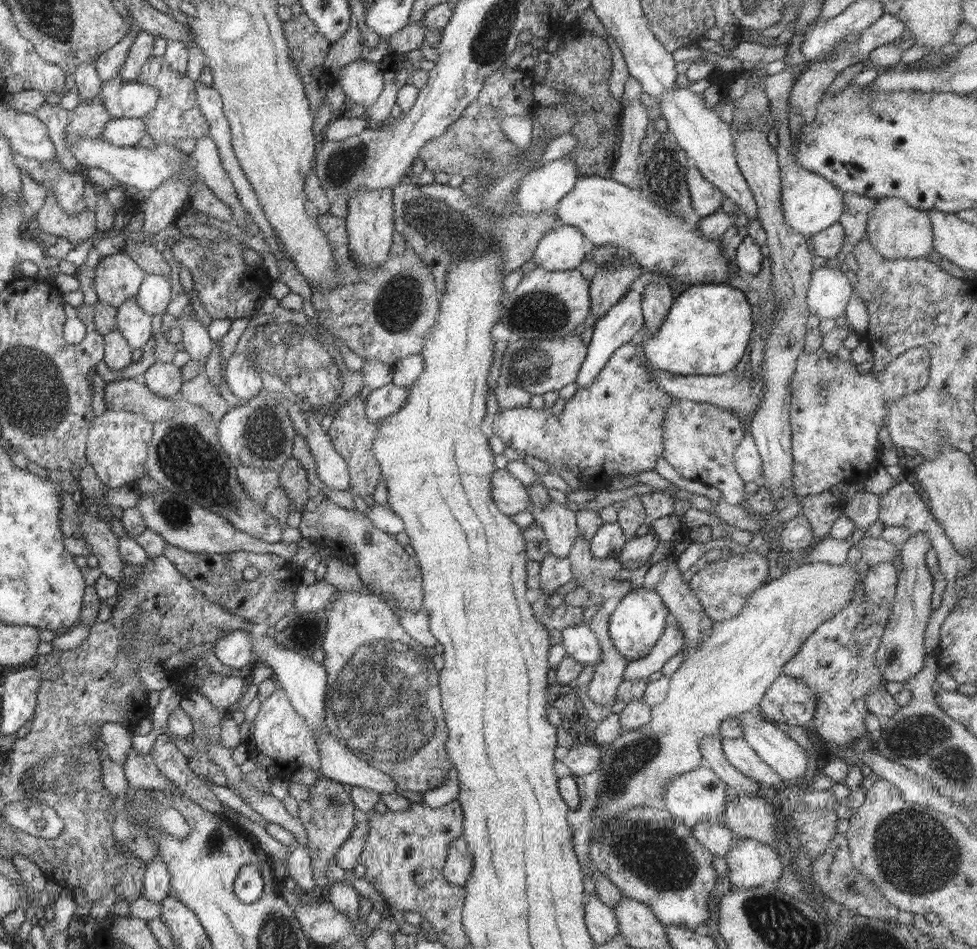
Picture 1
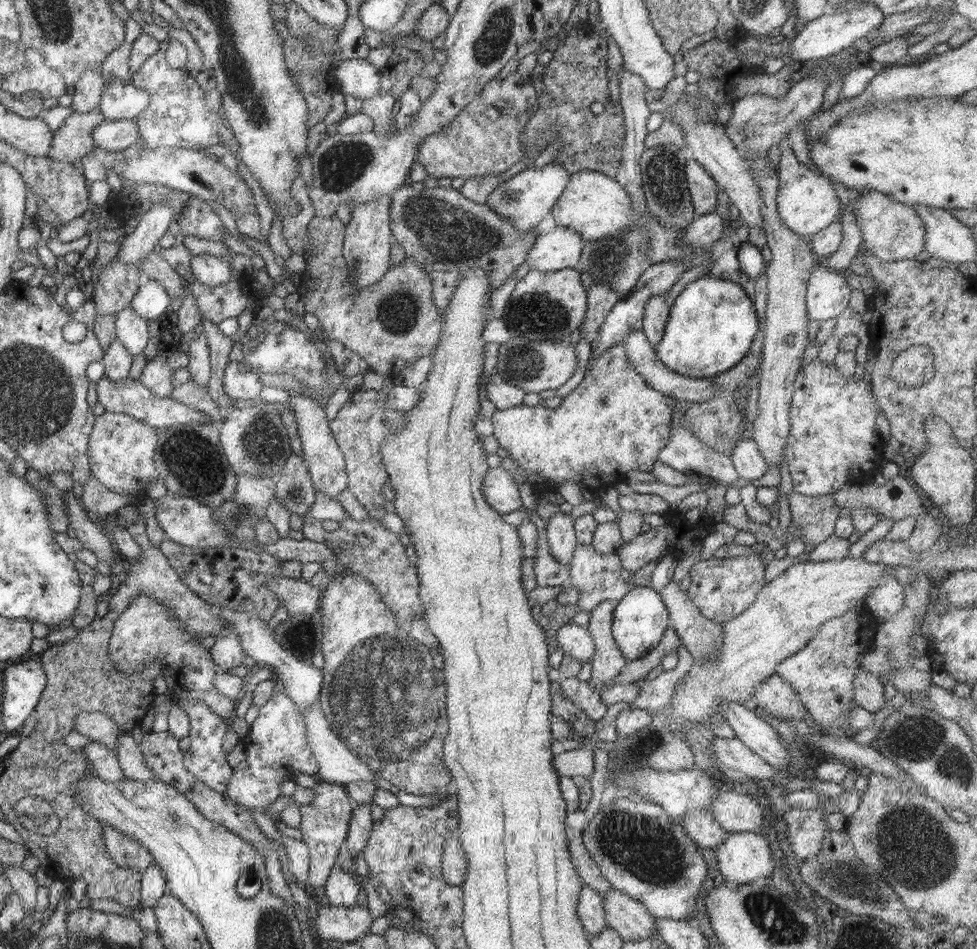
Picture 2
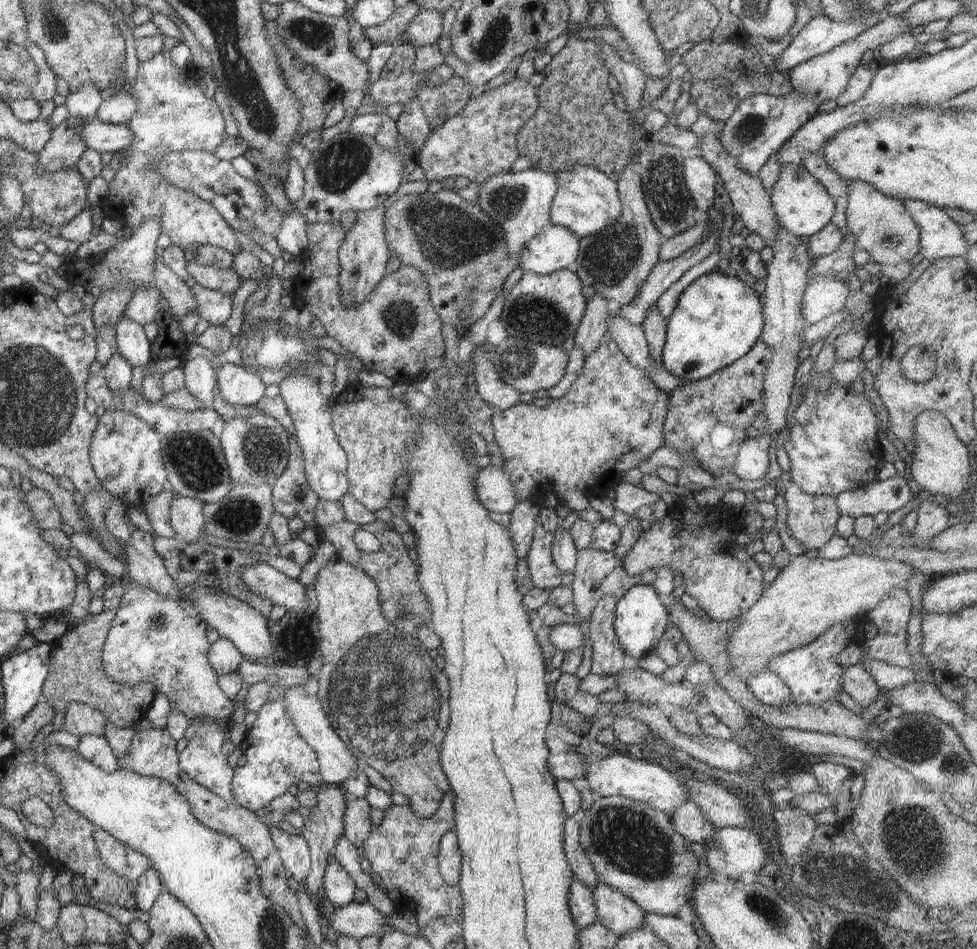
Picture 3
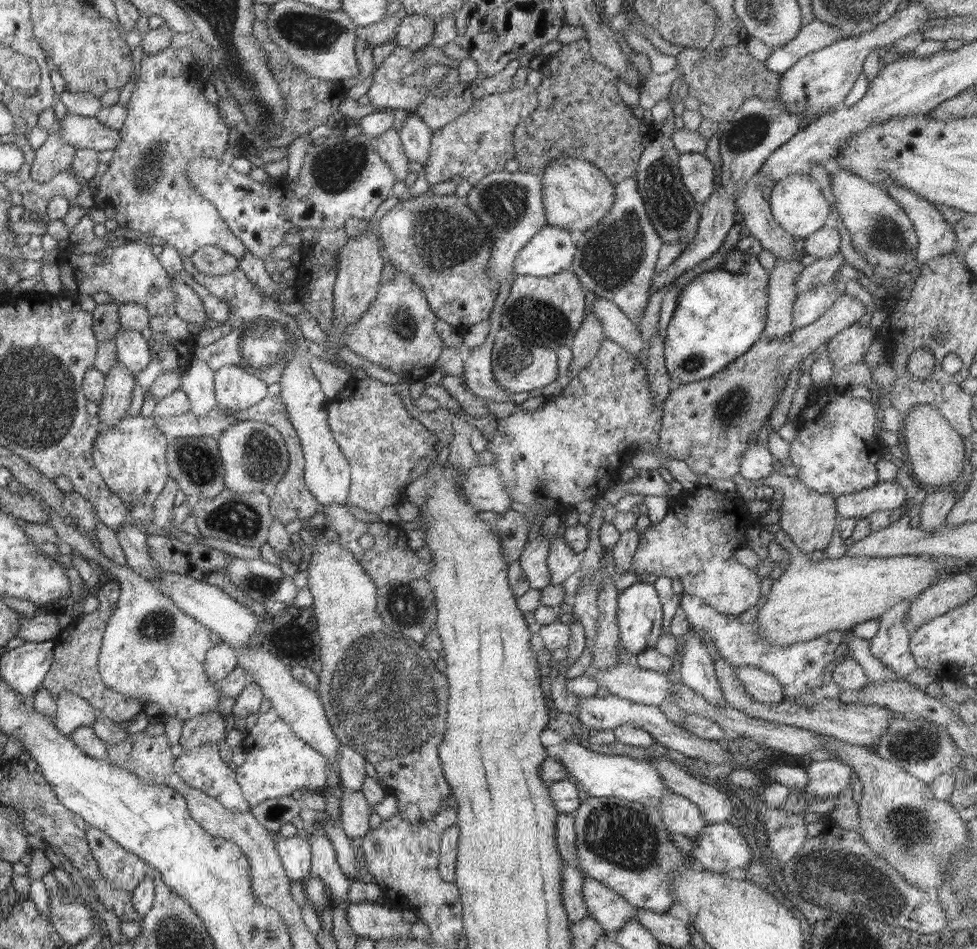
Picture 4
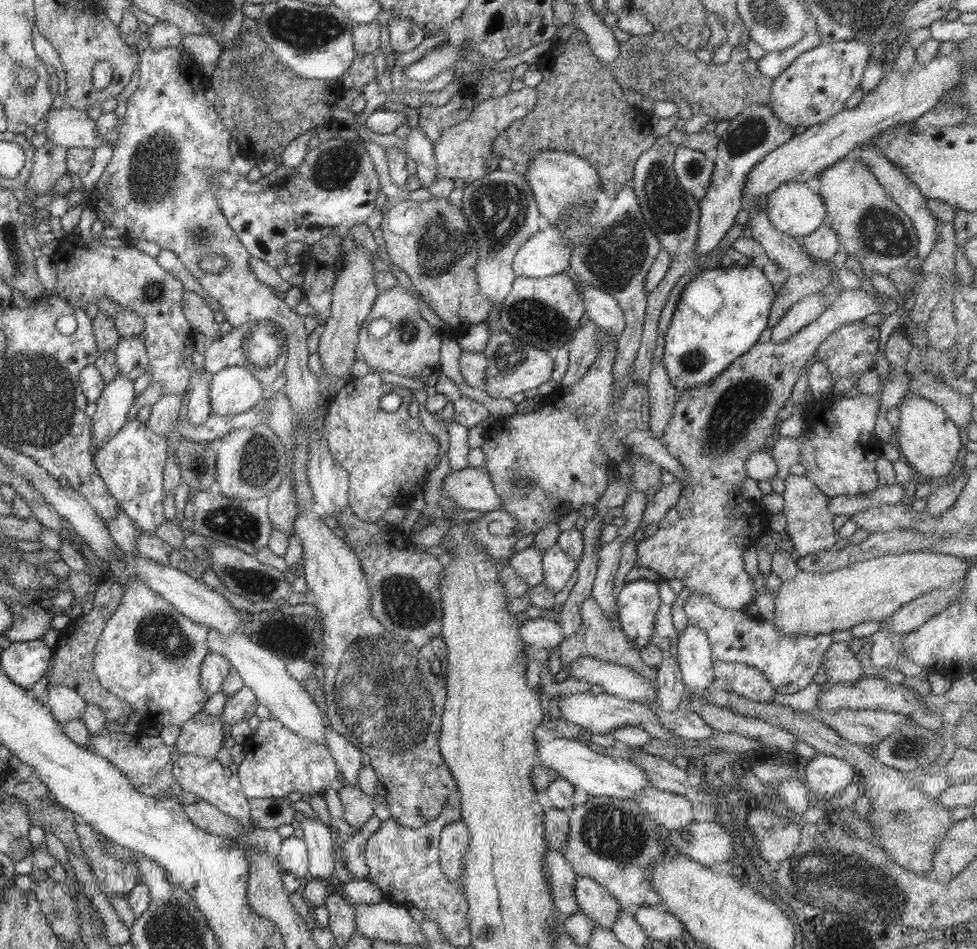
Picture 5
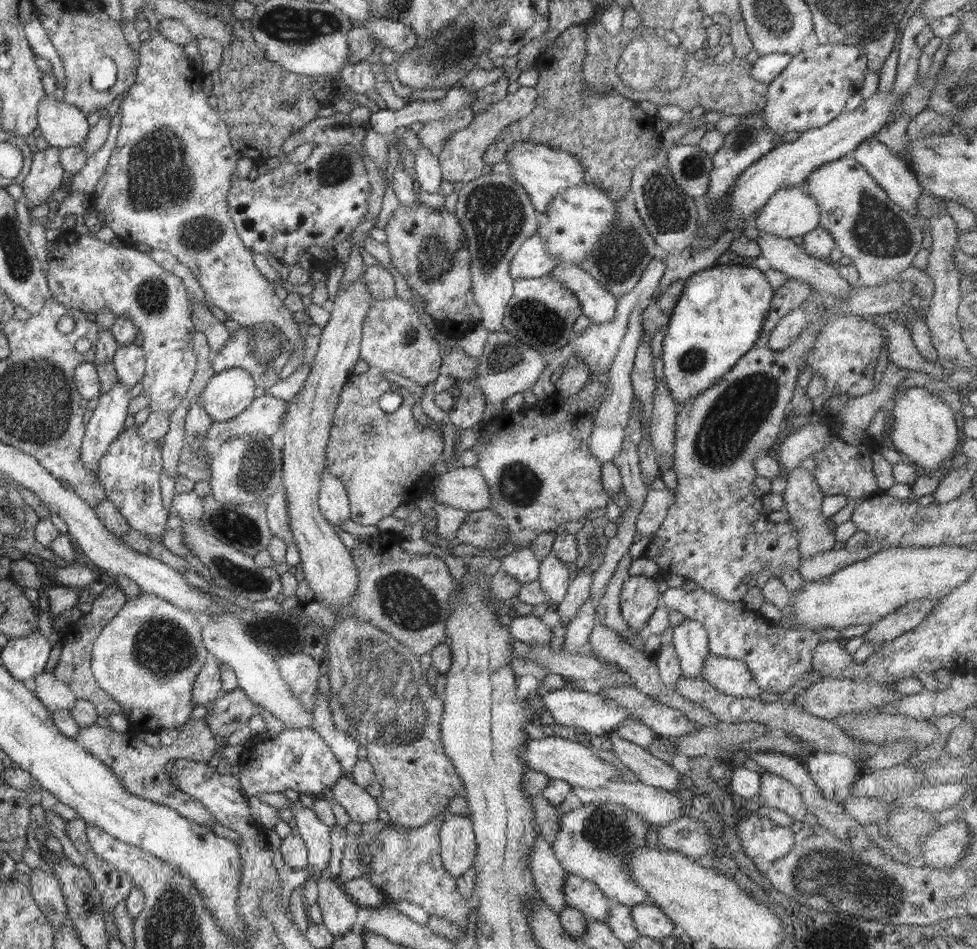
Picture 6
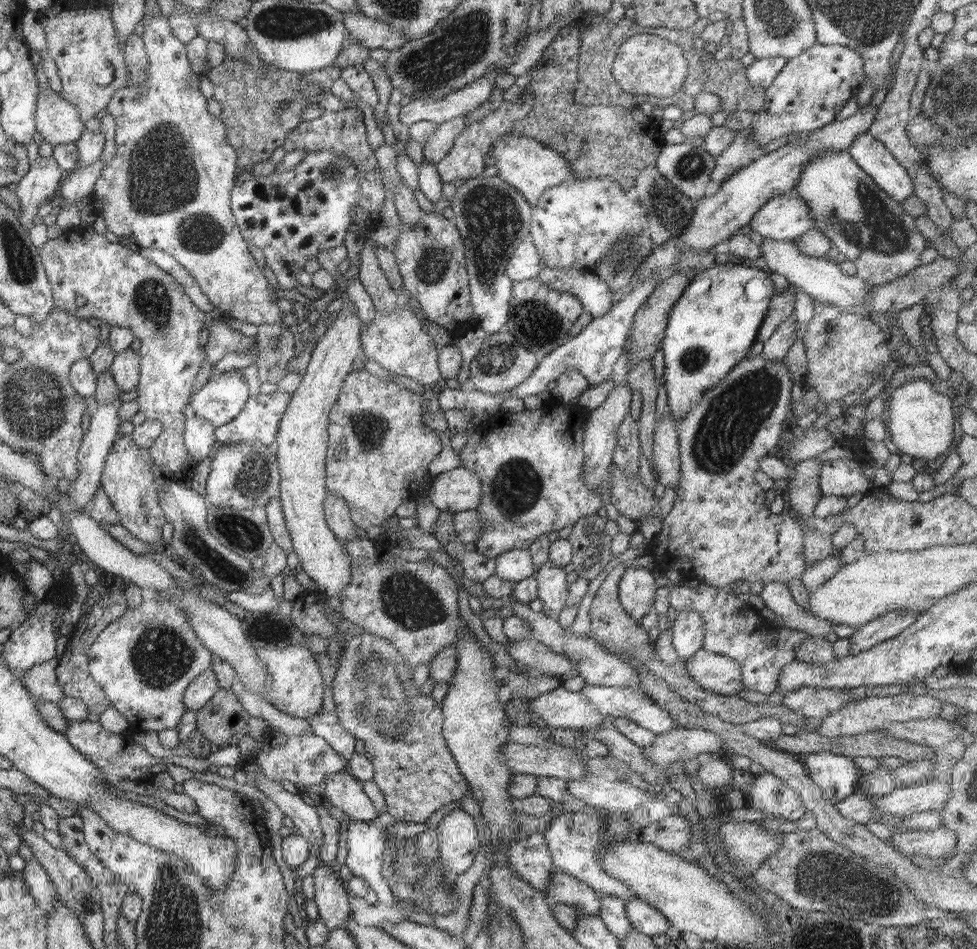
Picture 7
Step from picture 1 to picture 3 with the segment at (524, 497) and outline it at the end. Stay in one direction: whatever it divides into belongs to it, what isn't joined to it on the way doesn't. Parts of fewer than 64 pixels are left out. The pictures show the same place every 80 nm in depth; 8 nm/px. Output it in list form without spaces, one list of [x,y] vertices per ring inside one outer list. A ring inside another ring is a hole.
[[[491,465],[482,468],[478,472],[474,489],[476,489],[478,501],[482,507],[490,511],[490,514],[510,513],[519,502],[516,489],[502,468]]]

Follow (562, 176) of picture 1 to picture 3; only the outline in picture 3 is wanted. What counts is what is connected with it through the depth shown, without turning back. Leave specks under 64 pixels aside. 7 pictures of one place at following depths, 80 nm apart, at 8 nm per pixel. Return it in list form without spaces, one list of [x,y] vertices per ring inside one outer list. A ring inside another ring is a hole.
[[[530,168],[487,178],[474,203],[504,231],[507,252],[517,254],[551,222],[550,205],[556,191],[555,171]]]

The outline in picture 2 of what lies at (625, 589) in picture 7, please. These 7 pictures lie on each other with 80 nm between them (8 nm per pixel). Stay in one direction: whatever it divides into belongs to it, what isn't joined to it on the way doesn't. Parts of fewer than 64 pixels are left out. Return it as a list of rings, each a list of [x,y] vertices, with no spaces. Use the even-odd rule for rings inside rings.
[[[650,587],[634,588],[622,597],[613,612],[612,634],[618,648],[629,660],[646,656],[654,650],[669,626],[669,614],[662,596]]]

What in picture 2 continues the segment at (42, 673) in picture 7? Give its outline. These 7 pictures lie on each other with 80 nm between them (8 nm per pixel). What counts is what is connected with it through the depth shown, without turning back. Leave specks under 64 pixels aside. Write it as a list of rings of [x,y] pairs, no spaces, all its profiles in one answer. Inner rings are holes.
[[[82,711],[80,714],[75,727],[78,734],[88,736],[90,740],[101,742],[115,750],[117,738],[122,733],[118,725],[108,718],[106,713]]]

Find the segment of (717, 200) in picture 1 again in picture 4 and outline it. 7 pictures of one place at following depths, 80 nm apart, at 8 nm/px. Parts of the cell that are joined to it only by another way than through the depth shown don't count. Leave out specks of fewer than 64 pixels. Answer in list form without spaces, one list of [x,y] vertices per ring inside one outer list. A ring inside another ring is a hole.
[[[681,153],[678,168],[687,191],[696,202],[704,203],[716,188],[714,164],[701,153]]]

